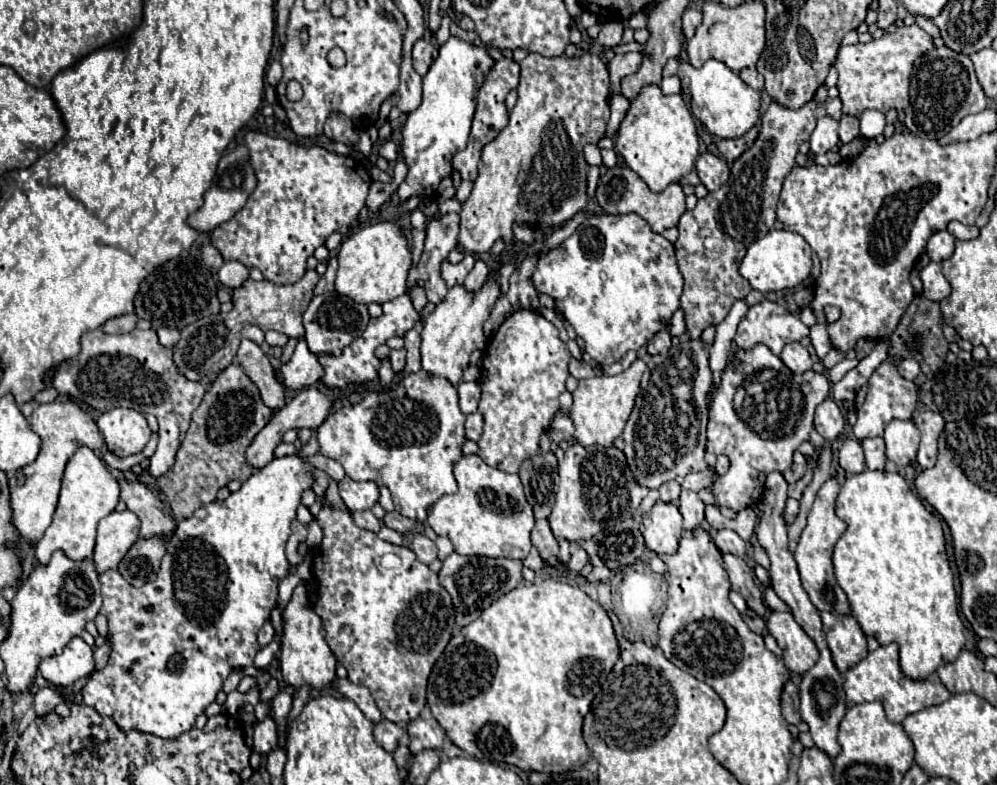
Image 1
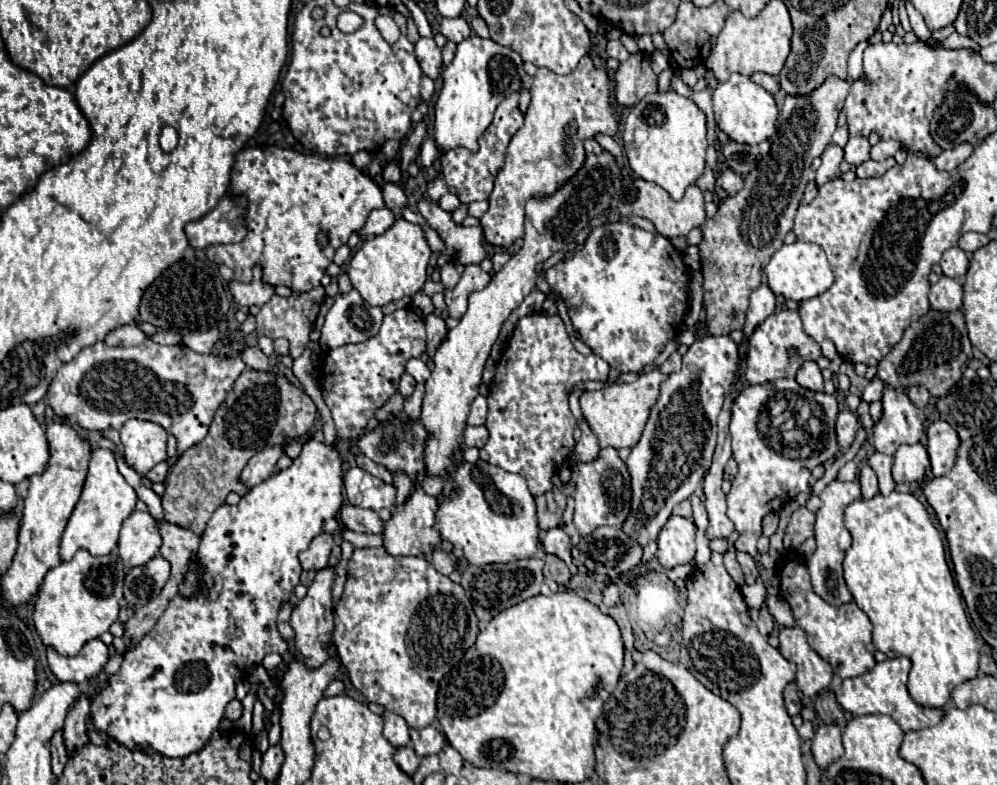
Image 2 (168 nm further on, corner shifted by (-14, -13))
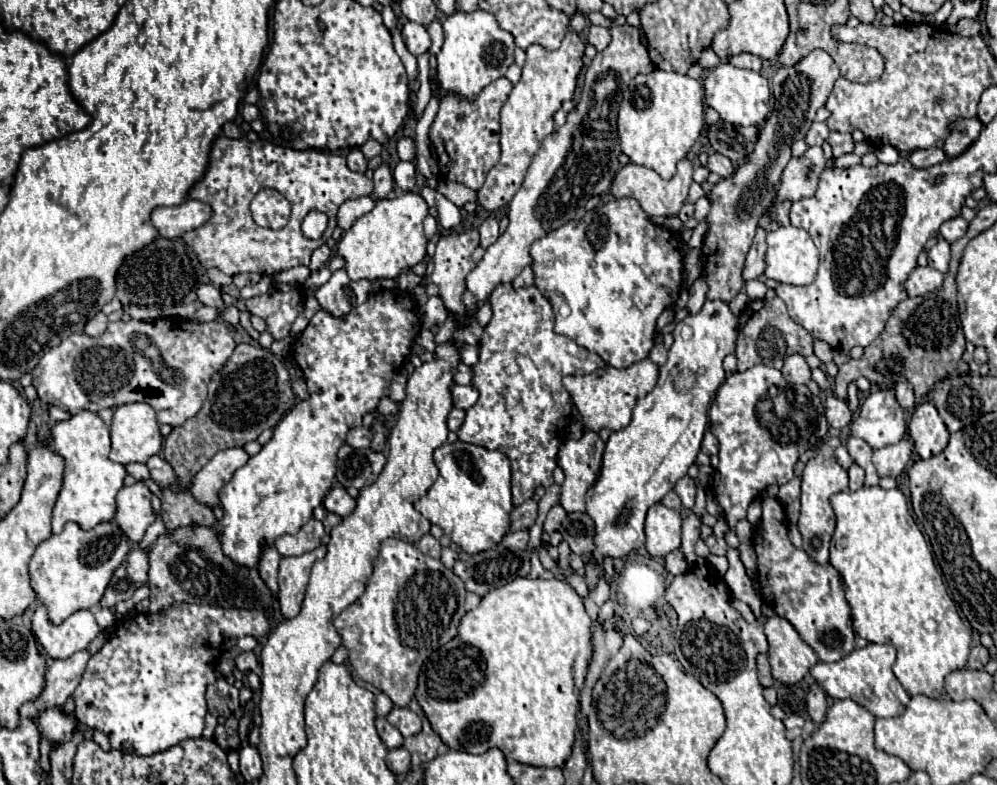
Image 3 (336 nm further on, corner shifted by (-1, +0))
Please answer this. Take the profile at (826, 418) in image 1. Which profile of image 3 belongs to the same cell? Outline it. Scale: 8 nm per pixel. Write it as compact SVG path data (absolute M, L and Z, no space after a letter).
M828 396L826 398L826 418L832 428L848 426L852 420L852 412L850 412L846 400L840 400L836 396Z

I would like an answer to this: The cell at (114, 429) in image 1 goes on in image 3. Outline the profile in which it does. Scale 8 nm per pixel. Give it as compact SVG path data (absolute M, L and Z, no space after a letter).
M134 402L134 404L124 404L114 410L114 420L110 426L112 434L112 452L110 460L118 464L130 464L130 462L142 462L154 454L160 454L162 450L162 434L160 434L160 424L156 420L156 412L150 404L144 402Z

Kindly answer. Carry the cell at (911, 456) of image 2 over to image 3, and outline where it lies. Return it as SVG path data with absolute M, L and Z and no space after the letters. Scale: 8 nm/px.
M904 438L896 444L890 444L886 448L880 448L880 450L874 450L874 466L878 470L880 476L892 476L896 478L904 468L906 464L910 462L910 454L912 454L912 440Z

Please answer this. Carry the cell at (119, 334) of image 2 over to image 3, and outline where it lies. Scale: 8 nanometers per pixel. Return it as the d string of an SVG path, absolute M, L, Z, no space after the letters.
M98 312L86 326L84 326L84 334L88 334L88 336L92 336L92 338L96 338L96 336L100 336L104 330L106 330L106 316L102 314L102 312Z

